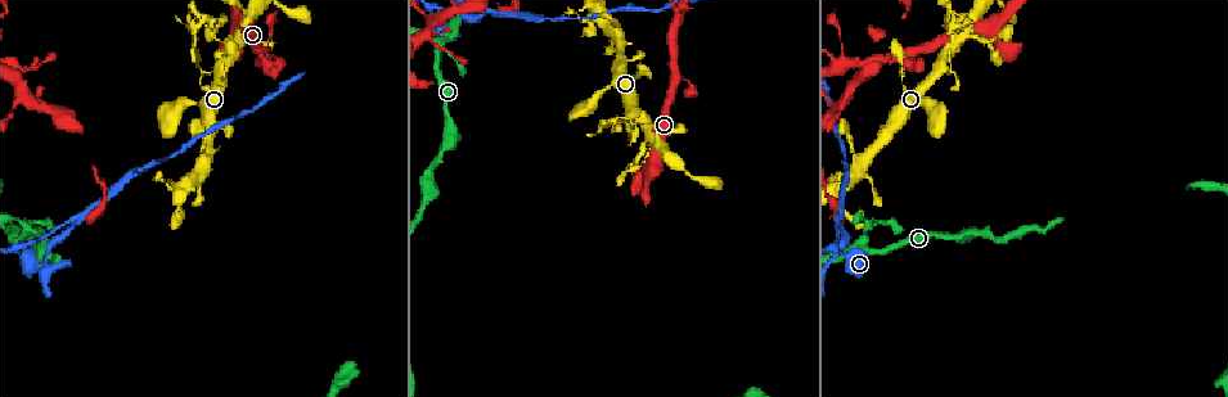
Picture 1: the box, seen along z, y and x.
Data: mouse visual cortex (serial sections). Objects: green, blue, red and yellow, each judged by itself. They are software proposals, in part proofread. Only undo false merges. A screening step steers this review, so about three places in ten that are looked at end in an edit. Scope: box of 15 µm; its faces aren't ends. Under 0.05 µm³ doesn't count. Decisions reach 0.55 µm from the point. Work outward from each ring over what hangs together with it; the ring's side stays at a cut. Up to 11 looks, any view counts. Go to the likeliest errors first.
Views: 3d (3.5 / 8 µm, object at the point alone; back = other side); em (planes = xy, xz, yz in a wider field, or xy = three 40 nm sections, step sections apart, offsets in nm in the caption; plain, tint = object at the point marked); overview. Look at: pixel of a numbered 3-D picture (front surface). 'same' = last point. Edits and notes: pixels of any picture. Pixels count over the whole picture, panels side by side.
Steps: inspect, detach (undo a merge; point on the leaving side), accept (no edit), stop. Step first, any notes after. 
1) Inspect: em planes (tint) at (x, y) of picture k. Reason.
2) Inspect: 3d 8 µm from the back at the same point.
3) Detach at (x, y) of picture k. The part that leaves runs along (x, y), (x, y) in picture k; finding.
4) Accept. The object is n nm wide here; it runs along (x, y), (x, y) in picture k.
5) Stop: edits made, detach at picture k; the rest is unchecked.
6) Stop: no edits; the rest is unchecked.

Inspect: 3d 3.5 µm from the back at (645, 159) of picture 1. Abrupt turn.

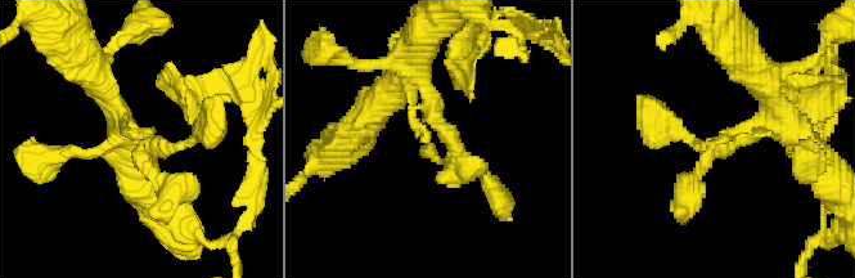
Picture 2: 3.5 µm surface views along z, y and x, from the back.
Inspect: em xy step 5 (tint) at (426, 145) of picture 2. 3 arms meet here; the arms are 150, 200, 250 nm wide.

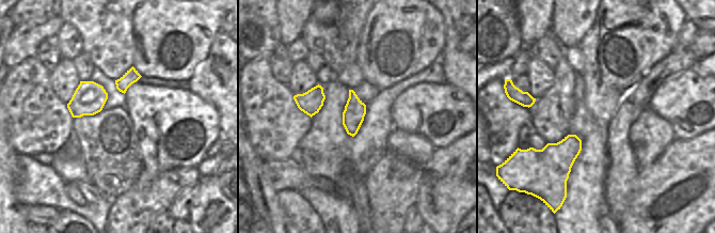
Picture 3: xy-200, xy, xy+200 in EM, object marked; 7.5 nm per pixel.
Accept. It runs along (779, 131), (716, 139), (680, 206) in picture 2; one cell here.

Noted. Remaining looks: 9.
Inspect: 3d 3.5 µm at (431, 8) of picture 1. Three arms meet.

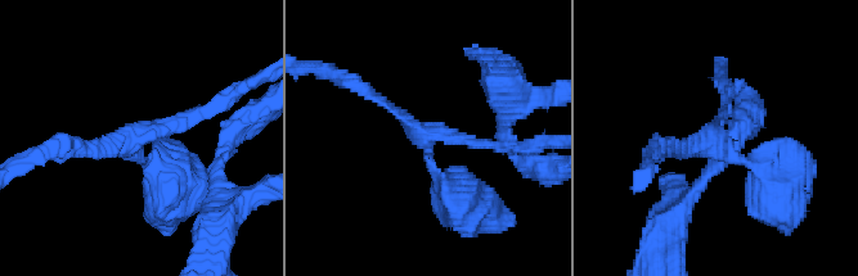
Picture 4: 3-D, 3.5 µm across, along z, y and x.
Inspect: em planes (tint) at (428, 144) of picture 4. 3 arms meet here; the arms are 150, 150, 300 nm wide.

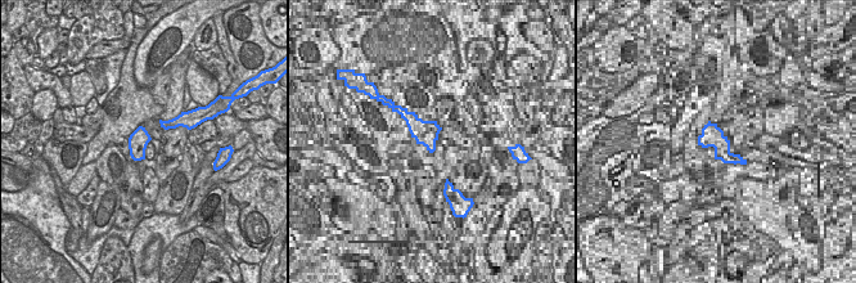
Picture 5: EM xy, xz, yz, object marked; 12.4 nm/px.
Accept. It runs along (769, 195), (713, 132), (726, 113) in picture 4; continuous, no second cell.

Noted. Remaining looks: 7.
Inspect: 3d 3.5 µm at (73, 219) of picture 1.

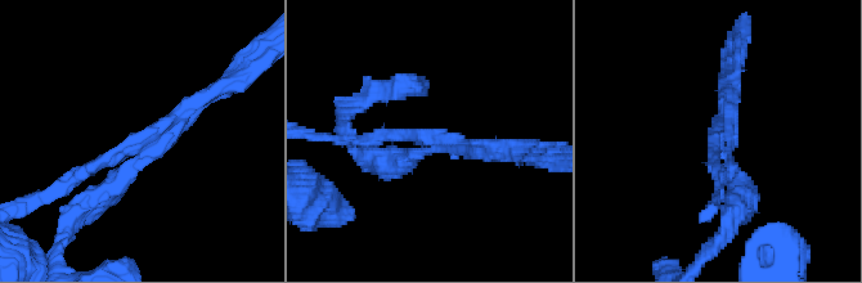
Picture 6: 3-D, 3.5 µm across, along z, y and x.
Detach at (106, 189) of picture 6. The arms are 150, 200, 300 nm wide; the part that leaves runs along (143, 151), (63, 238) in picture 6; two cells meet here.

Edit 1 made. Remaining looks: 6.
Inspect: 3d 3.5 µm at (265, 59) of picture 1.

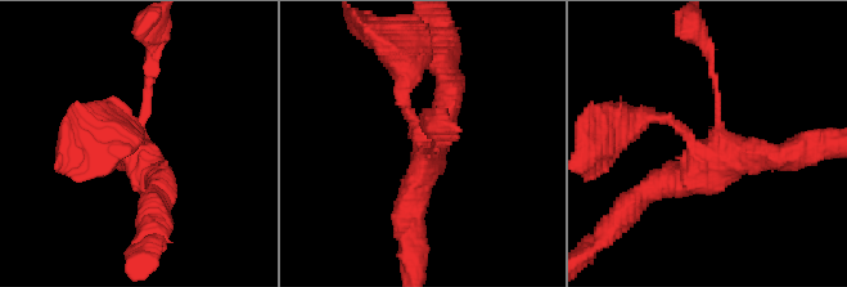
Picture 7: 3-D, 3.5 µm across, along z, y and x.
Inspect: em xy step 1 (tint) at (142, 147) of picture 7. 4 arms meet here; the arms are 100, 150, 300, 350 nm wide.

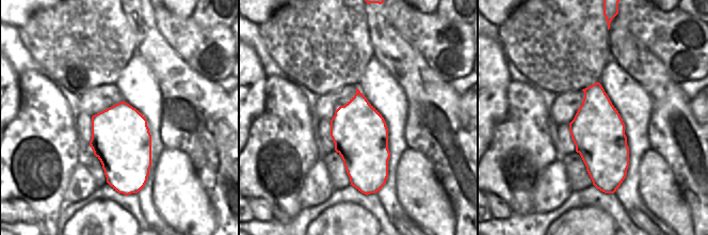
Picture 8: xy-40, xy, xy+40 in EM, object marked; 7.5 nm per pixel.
Accept. One cell here.

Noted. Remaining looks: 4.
Stop: edits made, detach at picture 6; the rest is unchecked.

